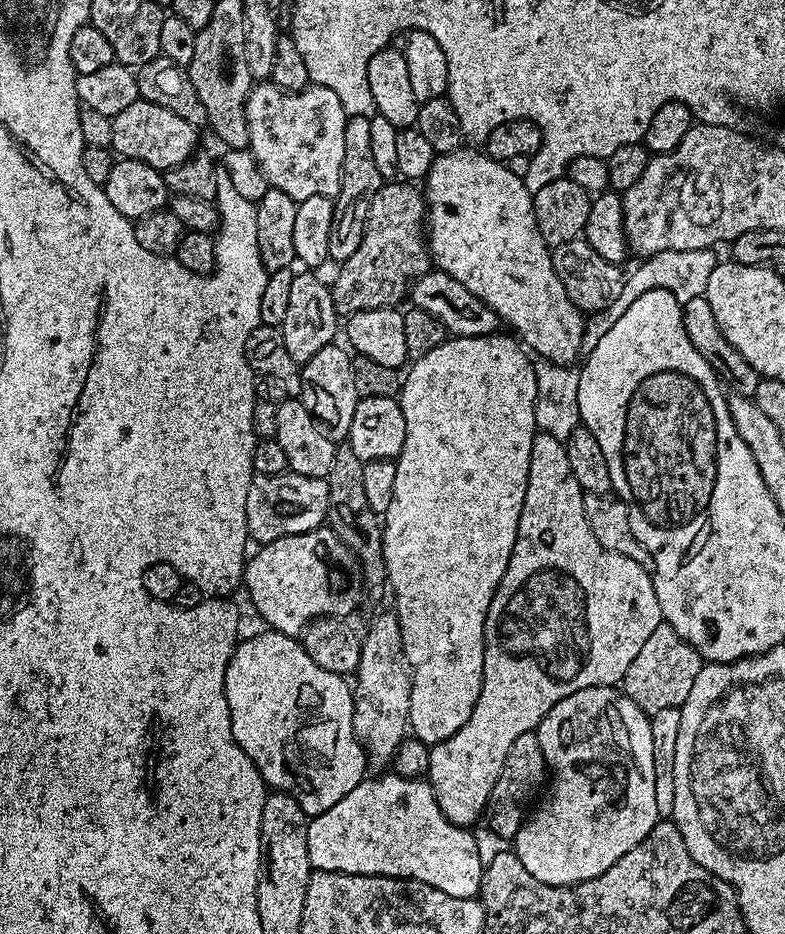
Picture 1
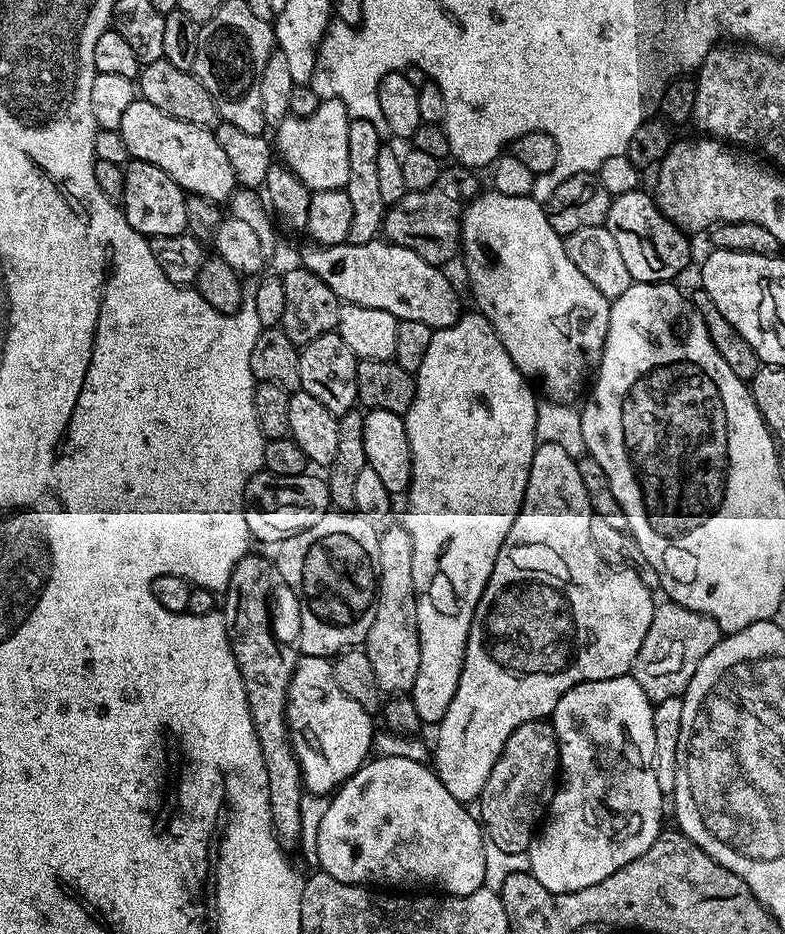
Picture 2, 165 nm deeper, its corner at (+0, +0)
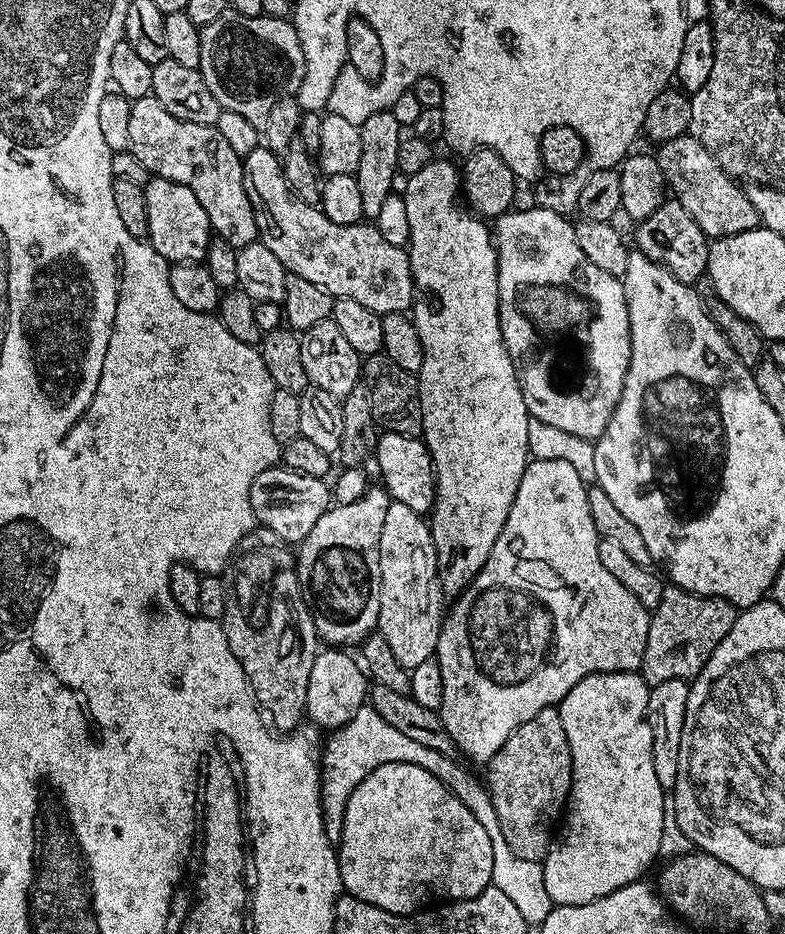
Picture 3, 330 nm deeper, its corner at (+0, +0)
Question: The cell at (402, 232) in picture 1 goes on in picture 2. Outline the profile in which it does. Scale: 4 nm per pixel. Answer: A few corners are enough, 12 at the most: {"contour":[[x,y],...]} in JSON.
{"contour":[[445,167],[384,213],[383,239],[445,266],[482,185]]}

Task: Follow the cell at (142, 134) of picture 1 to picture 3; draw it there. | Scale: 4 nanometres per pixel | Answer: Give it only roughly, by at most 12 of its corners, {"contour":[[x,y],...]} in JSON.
{"contour":[[132,101],[128,148],[190,186],[212,231],[257,243],[243,159],[213,125]]}

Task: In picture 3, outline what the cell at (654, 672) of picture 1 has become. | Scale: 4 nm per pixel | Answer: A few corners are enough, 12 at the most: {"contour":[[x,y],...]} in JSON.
{"contour":[[668,586],[638,669],[695,680],[730,634],[725,600]]}

